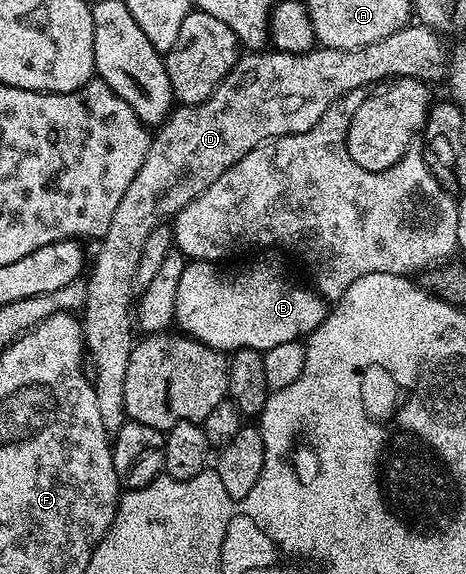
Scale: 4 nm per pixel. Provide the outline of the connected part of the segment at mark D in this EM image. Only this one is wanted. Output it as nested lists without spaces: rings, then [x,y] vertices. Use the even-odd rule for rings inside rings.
[[[409,24],[403,30],[393,32],[393,36],[385,36],[385,40],[377,40],[368,46],[352,50],[328,50],[316,48],[307,54],[280,54],[278,52],[247,52],[236,62],[235,67],[223,77],[220,86],[196,106],[176,105],[167,115],[162,126],[154,131],[149,148],[145,152],[145,164],[137,168],[137,176],[133,176],[133,184],[125,188],[125,196],[121,196],[121,204],[117,204],[117,212],[113,212],[113,220],[109,220],[109,228],[104,232],[98,243],[99,251],[95,254],[95,263],[90,263],[89,273],[85,278],[87,298],[81,307],[83,324],[83,341],[89,362],[95,365],[93,385],[97,396],[97,408],[101,415],[101,424],[109,432],[121,429],[128,421],[125,412],[125,372],[129,368],[129,356],[133,345],[133,299],[137,294],[137,260],[141,260],[141,247],[145,245],[145,236],[153,232],[153,228],[174,219],[185,204],[189,204],[197,196],[217,180],[241,156],[245,156],[253,148],[272,138],[280,138],[286,134],[309,132],[325,112],[332,109],[342,94],[350,90],[359,90],[370,82],[383,84],[397,78],[418,78],[421,82],[434,84],[439,77],[449,70],[449,54],[443,51],[440,35],[422,24]]]

